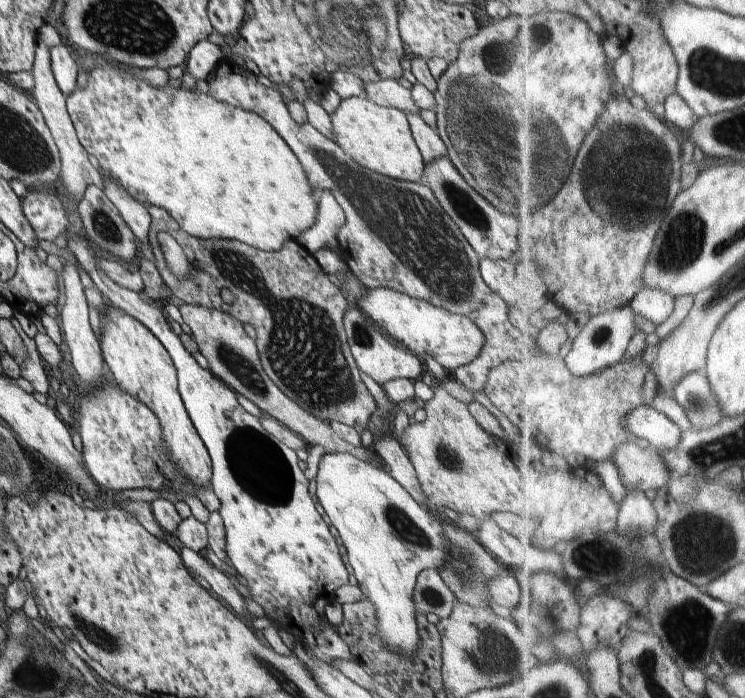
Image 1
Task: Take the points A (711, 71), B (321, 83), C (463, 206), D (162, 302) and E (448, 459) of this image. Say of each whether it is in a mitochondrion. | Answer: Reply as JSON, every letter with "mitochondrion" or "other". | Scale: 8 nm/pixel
{"A":"mitochondrion","B":"other","C":"mitochondrion","D":"other","E":"mitochondrion"}

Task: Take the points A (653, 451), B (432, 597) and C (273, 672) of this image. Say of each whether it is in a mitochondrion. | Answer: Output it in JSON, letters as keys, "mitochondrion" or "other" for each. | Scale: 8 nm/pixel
{"A":"other","B":"mitochondrion","C":"mitochondrion"}

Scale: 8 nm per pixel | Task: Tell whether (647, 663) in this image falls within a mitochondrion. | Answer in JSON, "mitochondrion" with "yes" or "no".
{"mitochondrion":"yes"}

